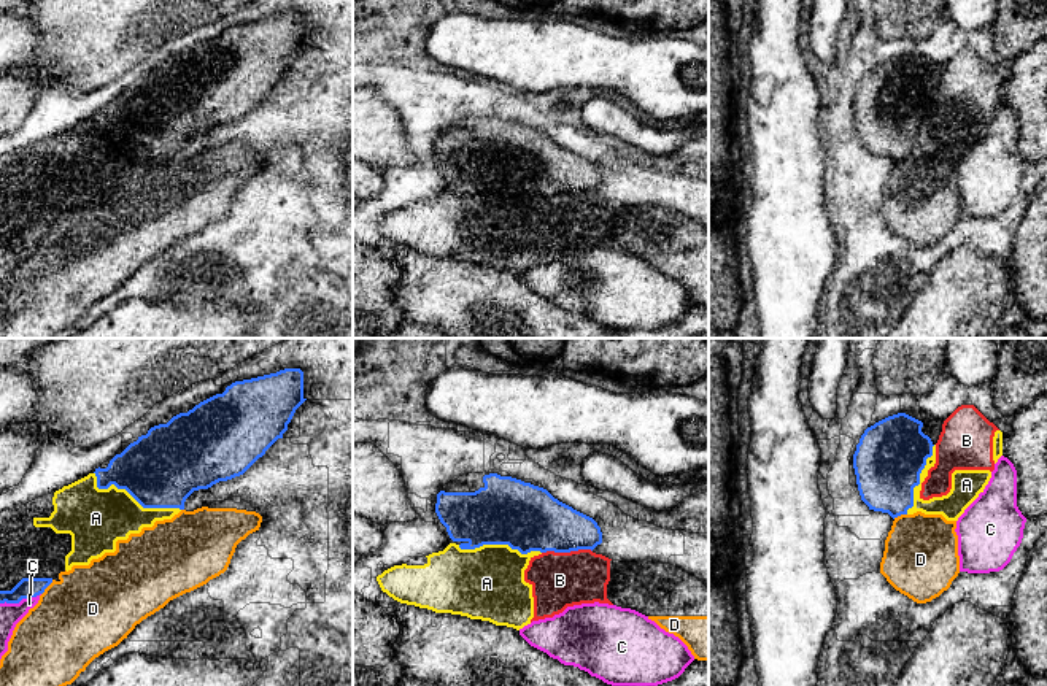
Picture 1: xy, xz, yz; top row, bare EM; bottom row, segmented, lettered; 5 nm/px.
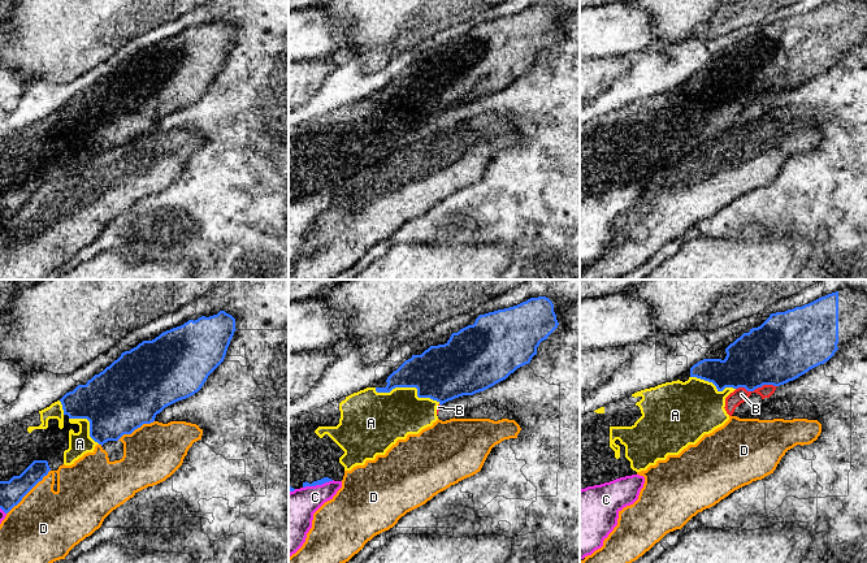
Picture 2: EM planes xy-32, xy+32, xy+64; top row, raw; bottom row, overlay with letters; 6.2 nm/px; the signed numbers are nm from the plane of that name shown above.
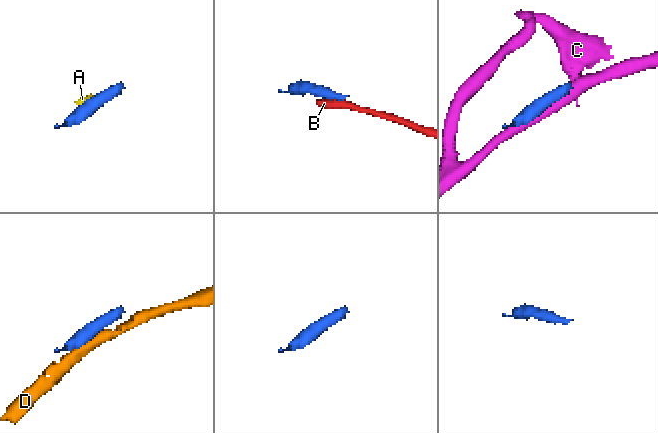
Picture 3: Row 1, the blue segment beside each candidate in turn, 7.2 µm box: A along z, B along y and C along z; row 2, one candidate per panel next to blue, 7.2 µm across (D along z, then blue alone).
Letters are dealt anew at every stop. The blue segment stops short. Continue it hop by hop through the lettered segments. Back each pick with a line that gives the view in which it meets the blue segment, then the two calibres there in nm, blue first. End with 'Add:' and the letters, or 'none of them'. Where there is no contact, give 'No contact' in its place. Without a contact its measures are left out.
Add: none of them

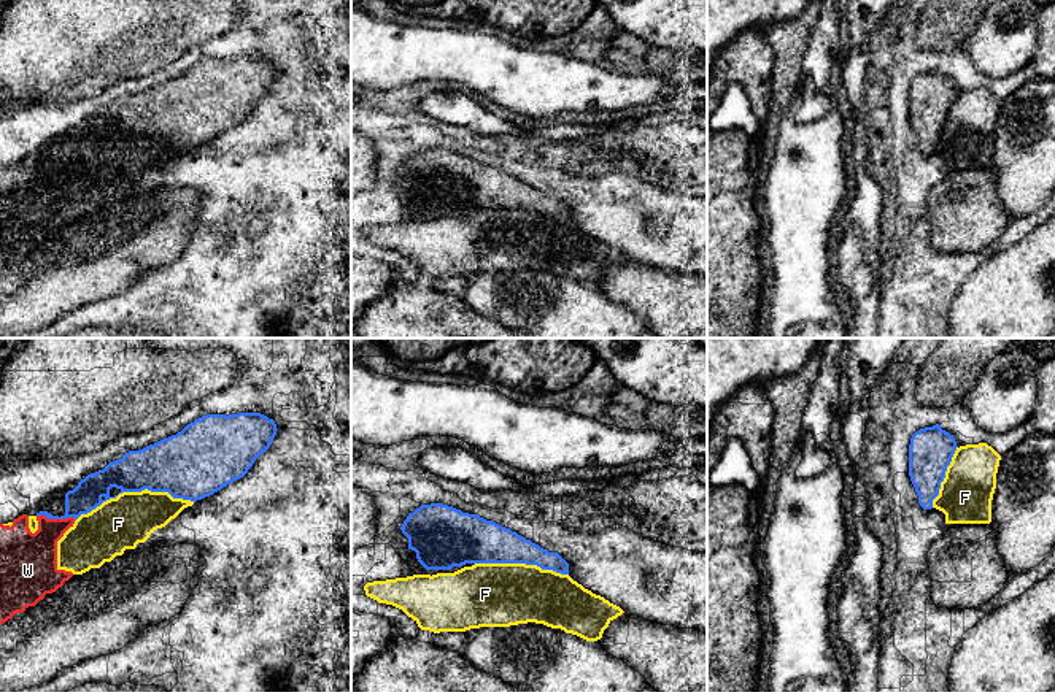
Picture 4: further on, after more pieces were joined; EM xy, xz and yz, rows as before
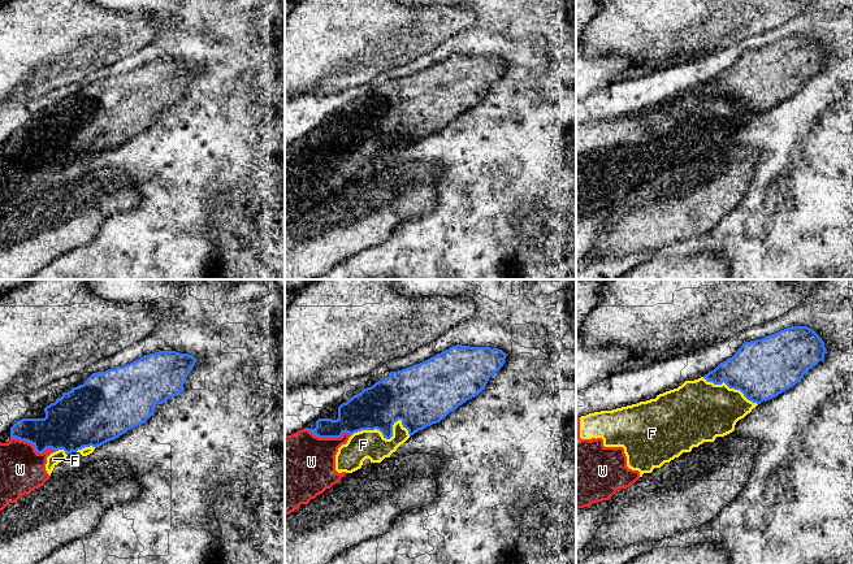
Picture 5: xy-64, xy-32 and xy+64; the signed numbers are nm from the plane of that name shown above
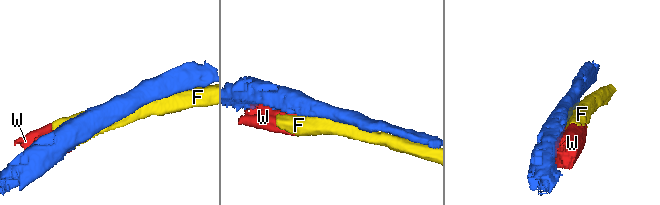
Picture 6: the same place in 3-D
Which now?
Add: none of them

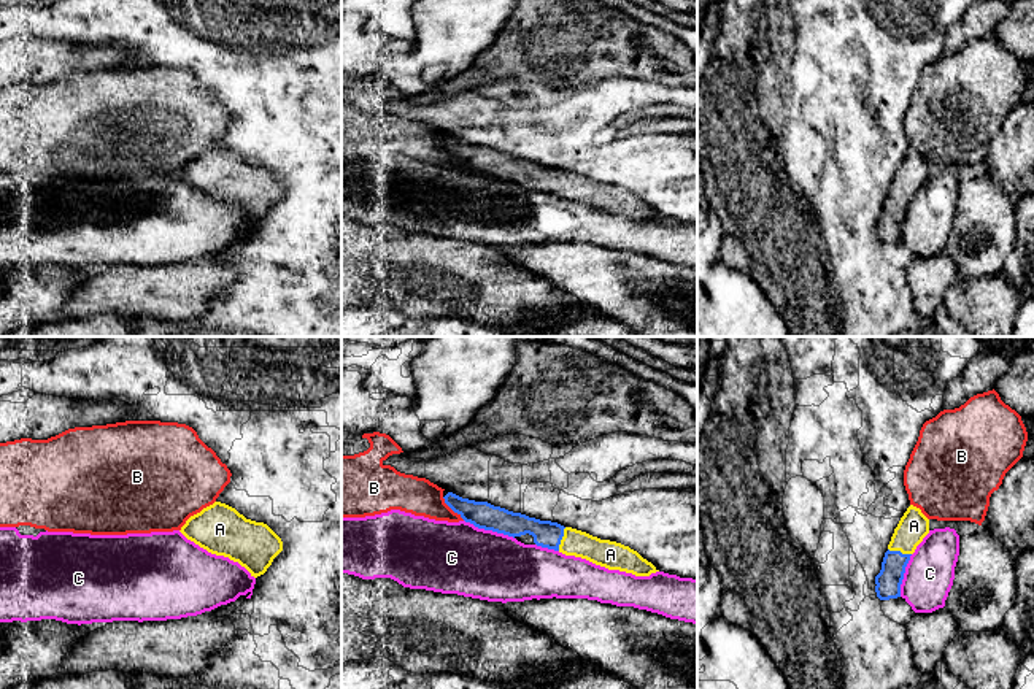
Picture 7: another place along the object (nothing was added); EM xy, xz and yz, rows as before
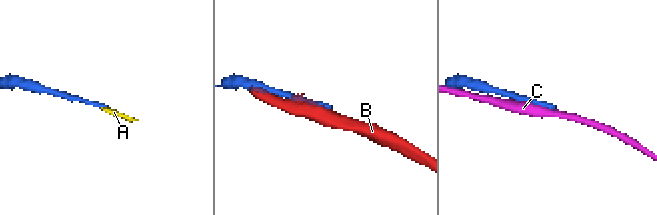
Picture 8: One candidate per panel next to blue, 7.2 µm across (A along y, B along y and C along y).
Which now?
A: Touches blue in xz. Thickness 140 nm (blue) against 140 nm
Add: A

